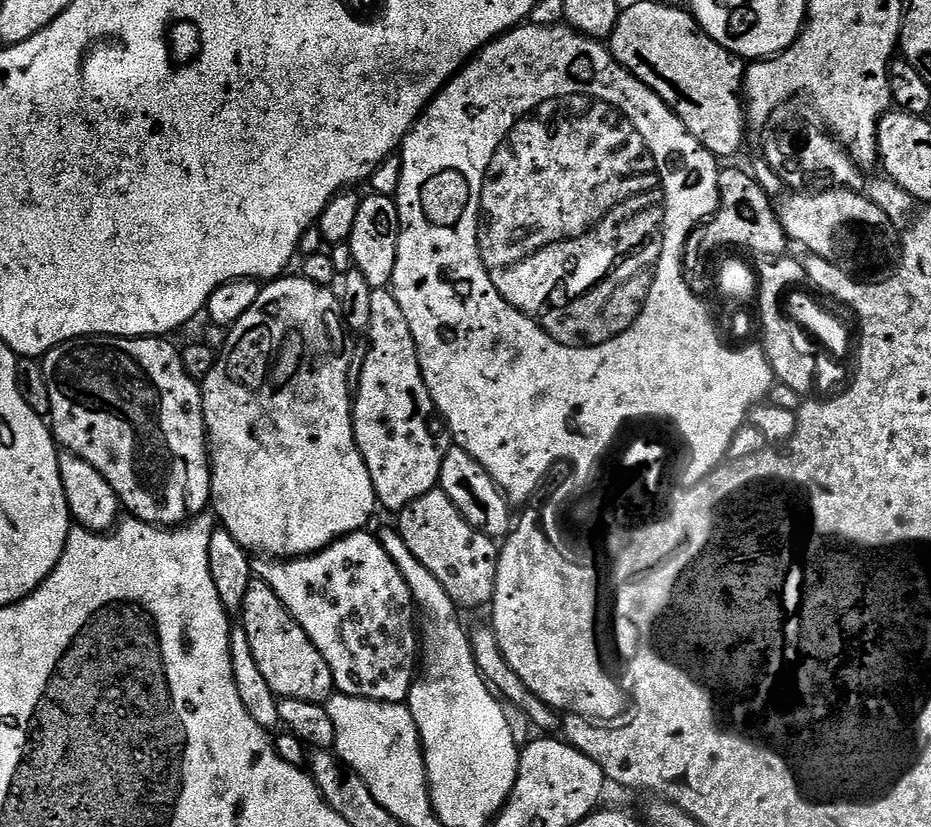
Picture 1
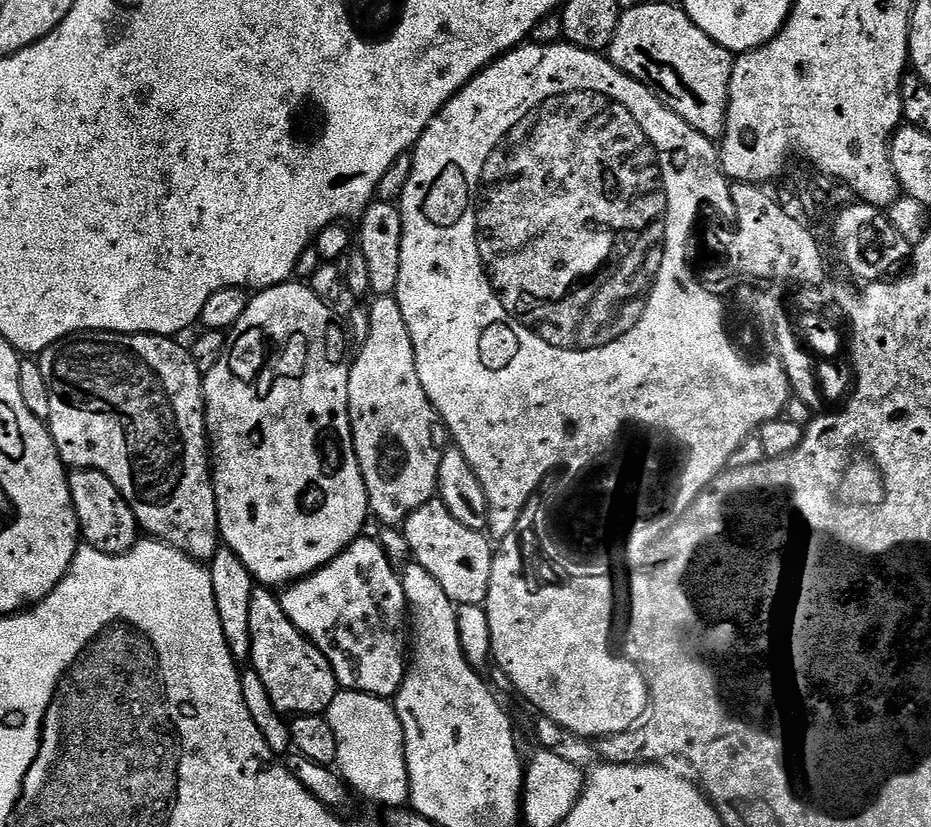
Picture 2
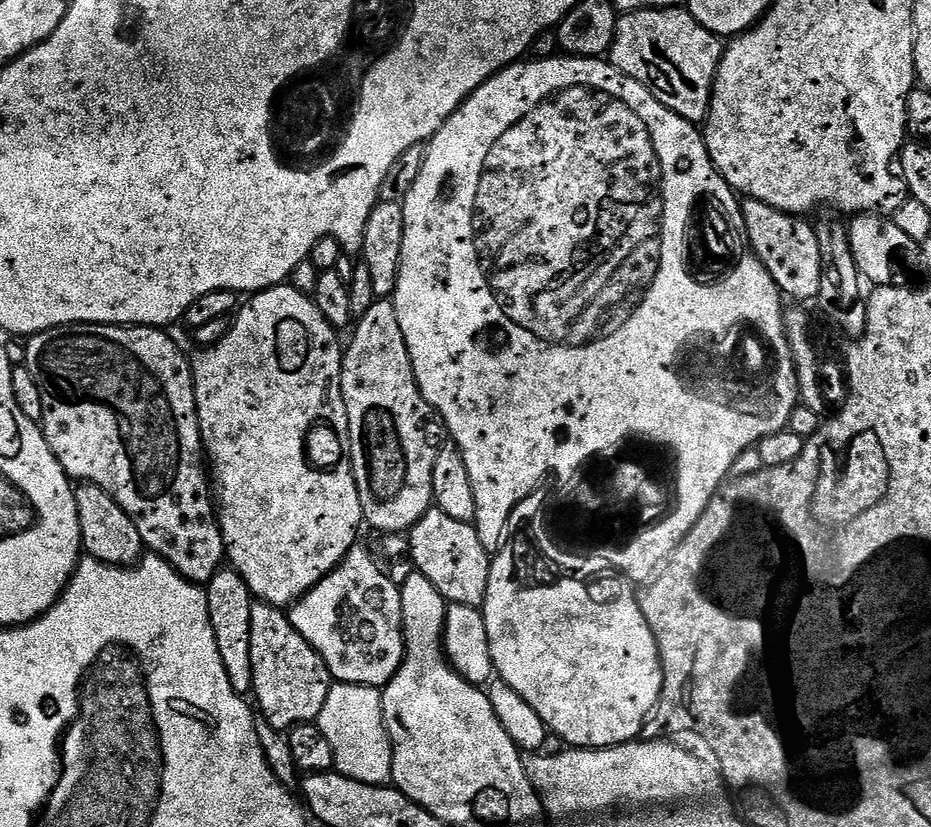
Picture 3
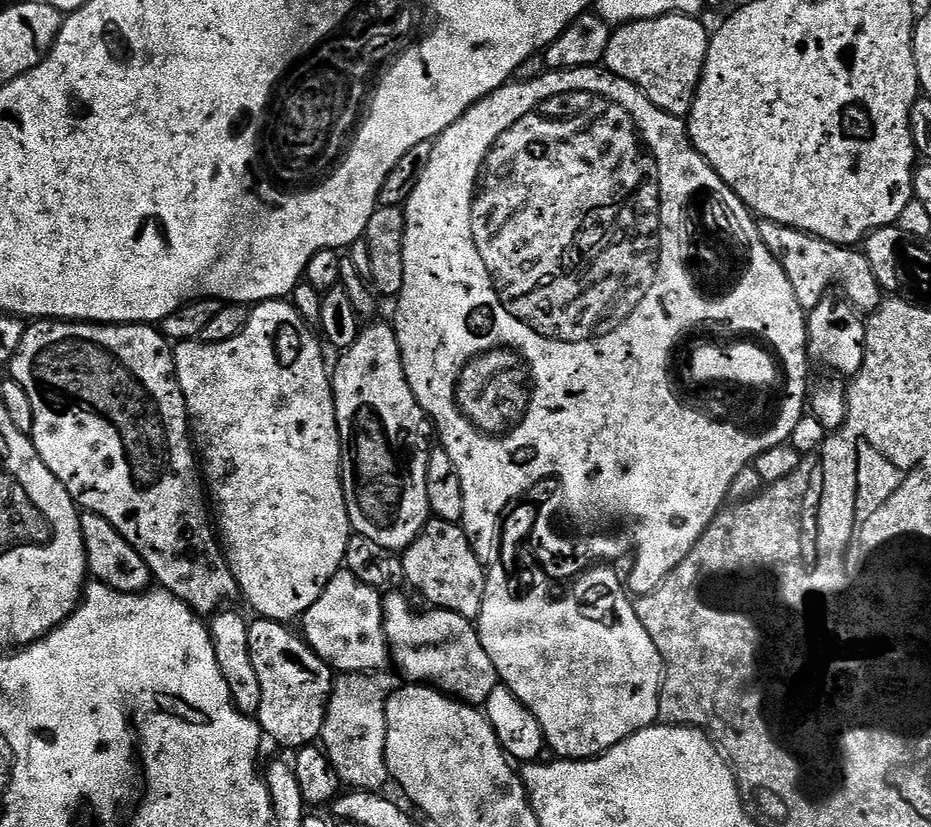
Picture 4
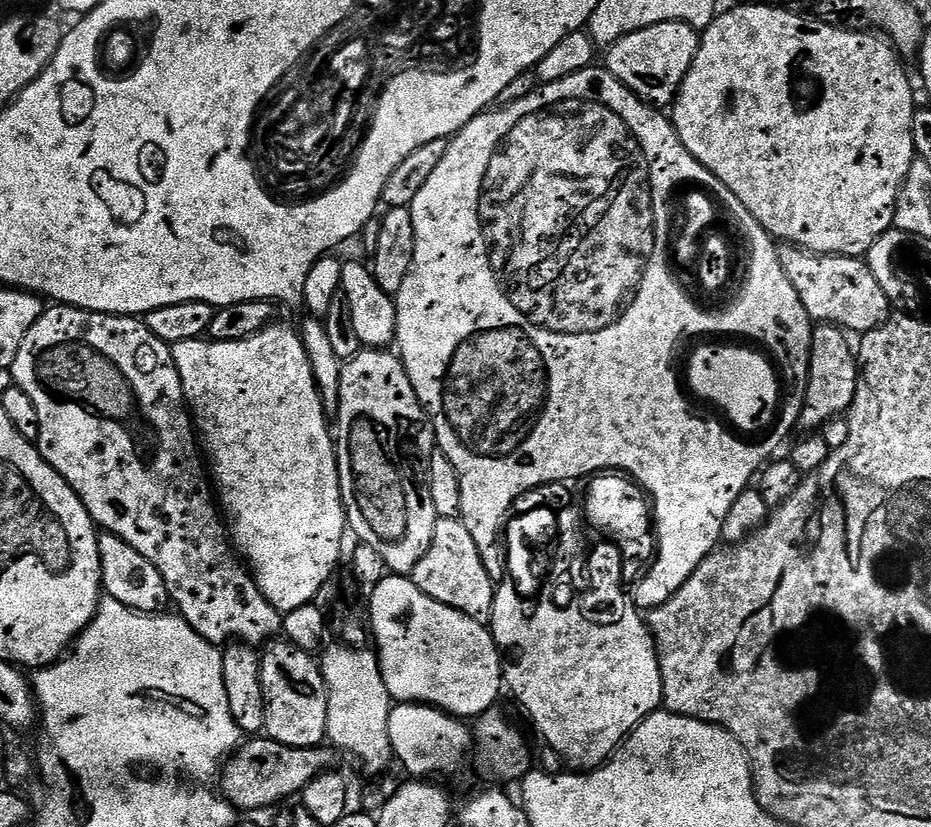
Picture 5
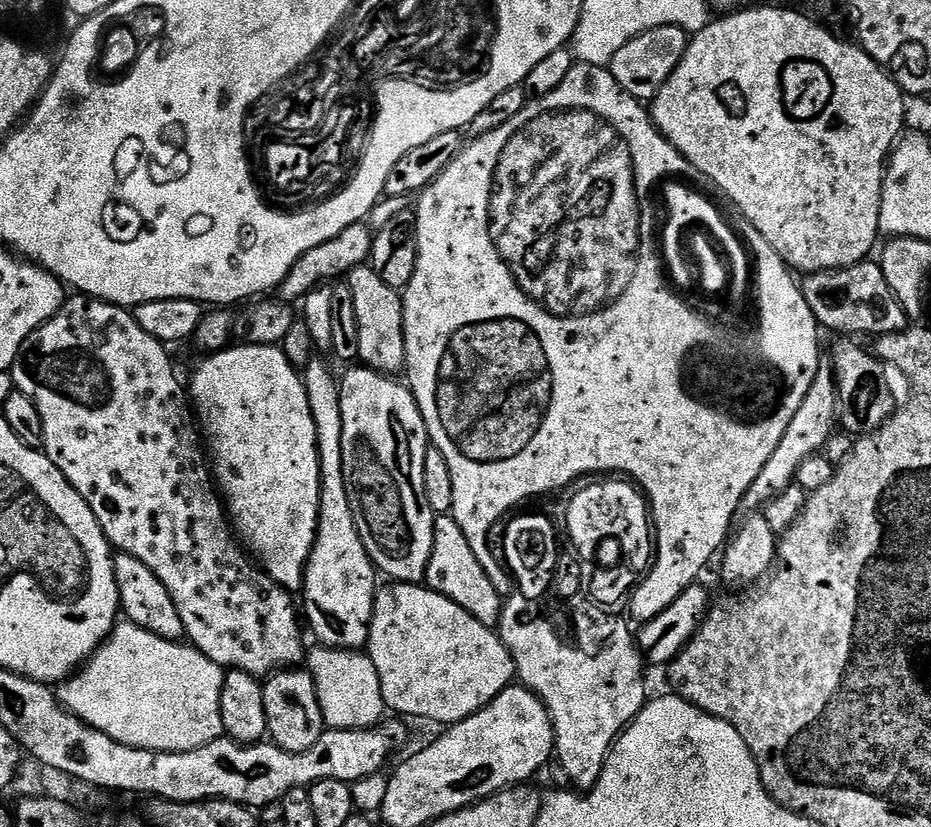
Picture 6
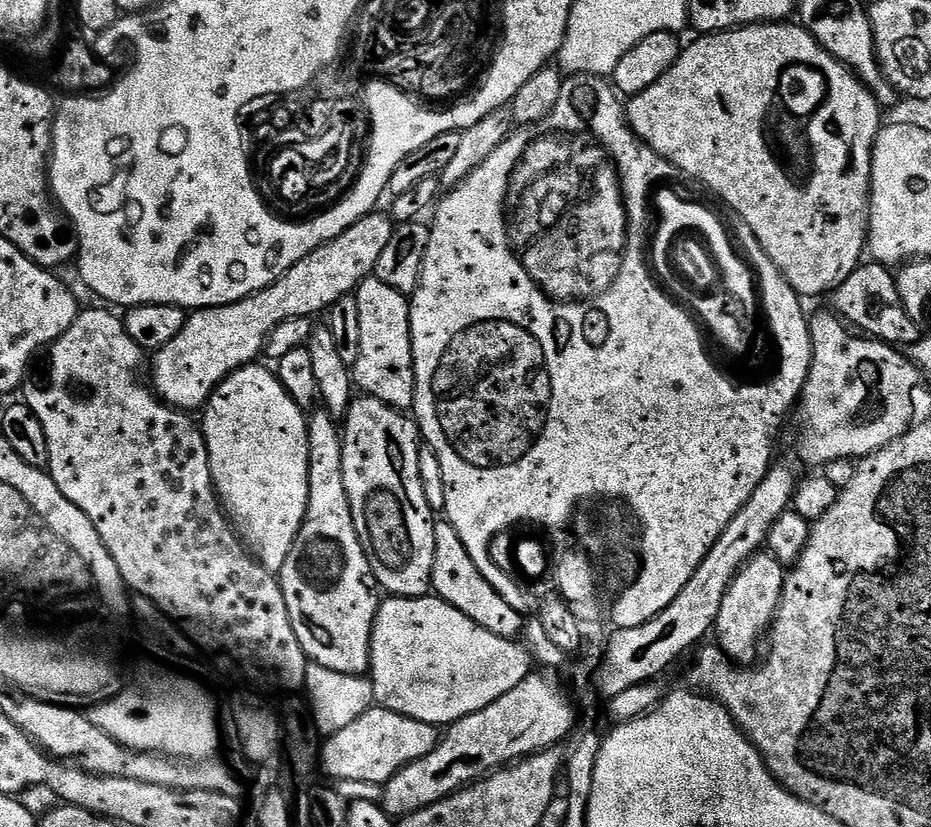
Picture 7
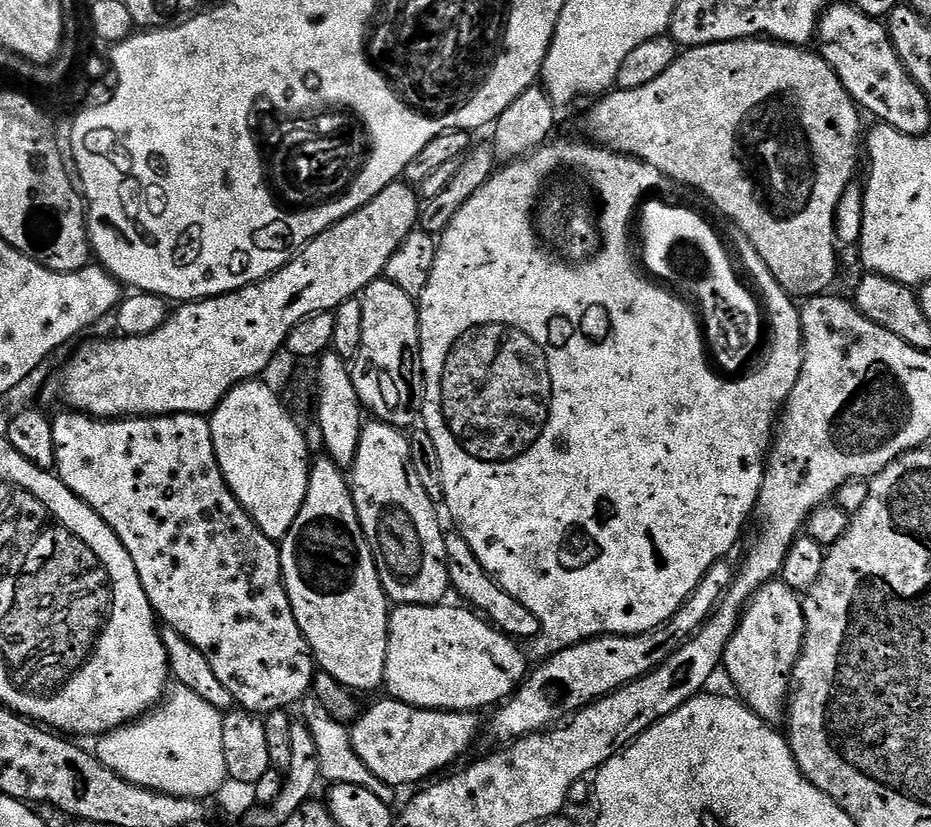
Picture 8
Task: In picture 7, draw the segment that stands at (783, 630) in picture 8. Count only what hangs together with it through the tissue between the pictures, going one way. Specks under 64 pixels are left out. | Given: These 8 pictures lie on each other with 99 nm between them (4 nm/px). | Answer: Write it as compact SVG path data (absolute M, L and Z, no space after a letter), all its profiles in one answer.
M771 554L753 556L736 576L730 590L726 592L726 598L722 600L722 610L718 614L714 629L714 636L720 639L717 640L718 647L729 660L748 666L757 659L756 643L763 636L765 639L766 633L773 627L776 613L780 609L785 579L785 565L780 563L777 556Z

